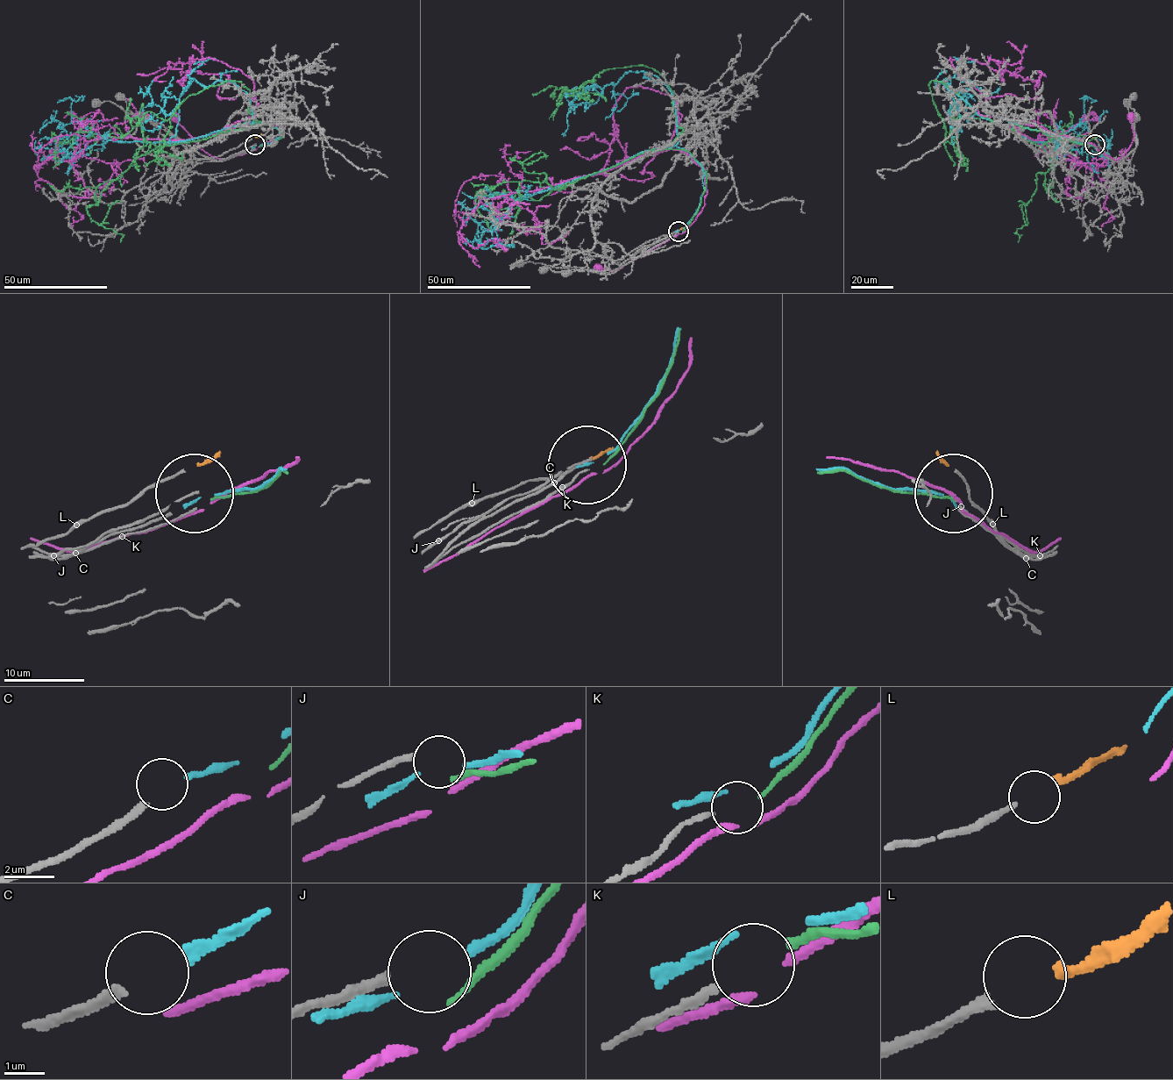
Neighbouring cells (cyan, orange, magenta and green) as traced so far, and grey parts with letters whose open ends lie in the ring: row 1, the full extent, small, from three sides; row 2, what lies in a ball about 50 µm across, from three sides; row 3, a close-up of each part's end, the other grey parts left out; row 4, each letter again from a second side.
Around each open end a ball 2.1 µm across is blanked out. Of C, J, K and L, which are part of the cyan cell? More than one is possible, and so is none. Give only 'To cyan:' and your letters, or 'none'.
To cyan: C

